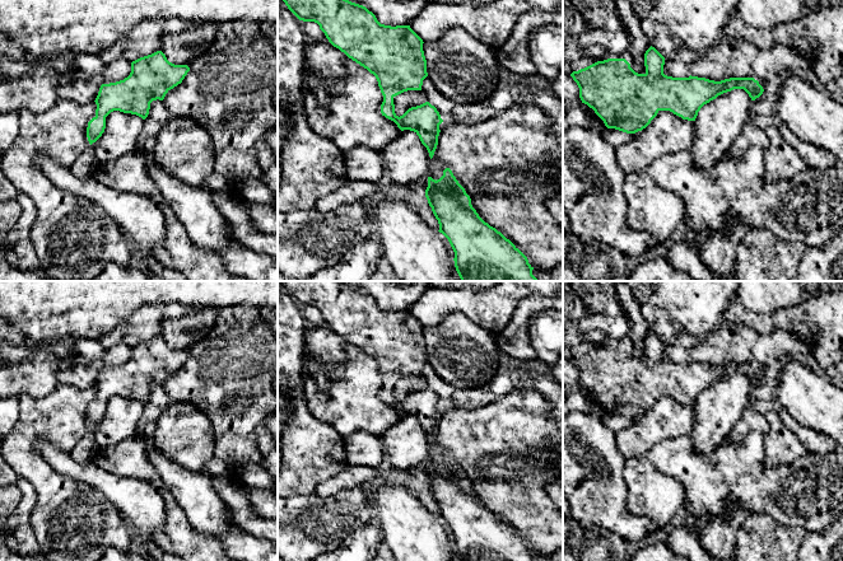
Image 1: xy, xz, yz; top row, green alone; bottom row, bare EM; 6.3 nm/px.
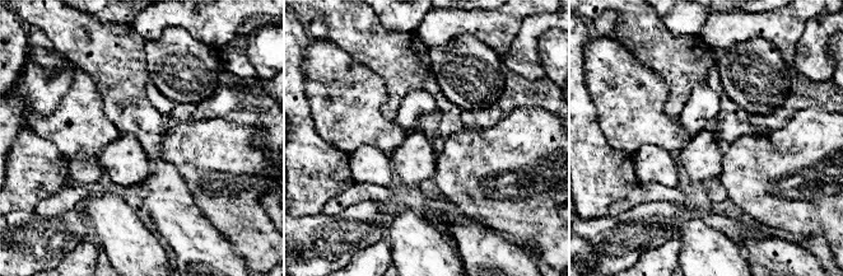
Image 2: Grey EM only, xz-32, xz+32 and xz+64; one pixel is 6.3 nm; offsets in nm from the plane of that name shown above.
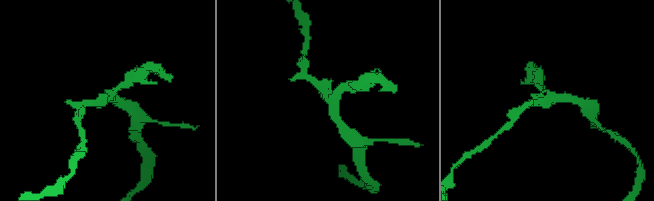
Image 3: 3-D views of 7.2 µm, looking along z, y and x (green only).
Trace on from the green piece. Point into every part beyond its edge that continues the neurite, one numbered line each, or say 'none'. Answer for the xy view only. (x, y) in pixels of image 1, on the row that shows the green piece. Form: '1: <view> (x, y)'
none

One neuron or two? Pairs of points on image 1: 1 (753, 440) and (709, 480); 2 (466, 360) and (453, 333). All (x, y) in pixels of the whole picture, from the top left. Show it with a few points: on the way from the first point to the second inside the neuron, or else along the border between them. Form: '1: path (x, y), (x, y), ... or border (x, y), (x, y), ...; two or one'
1: path (743, 452), (721, 473); one
2: path (462, 354), (456, 347), (456, 340); one

